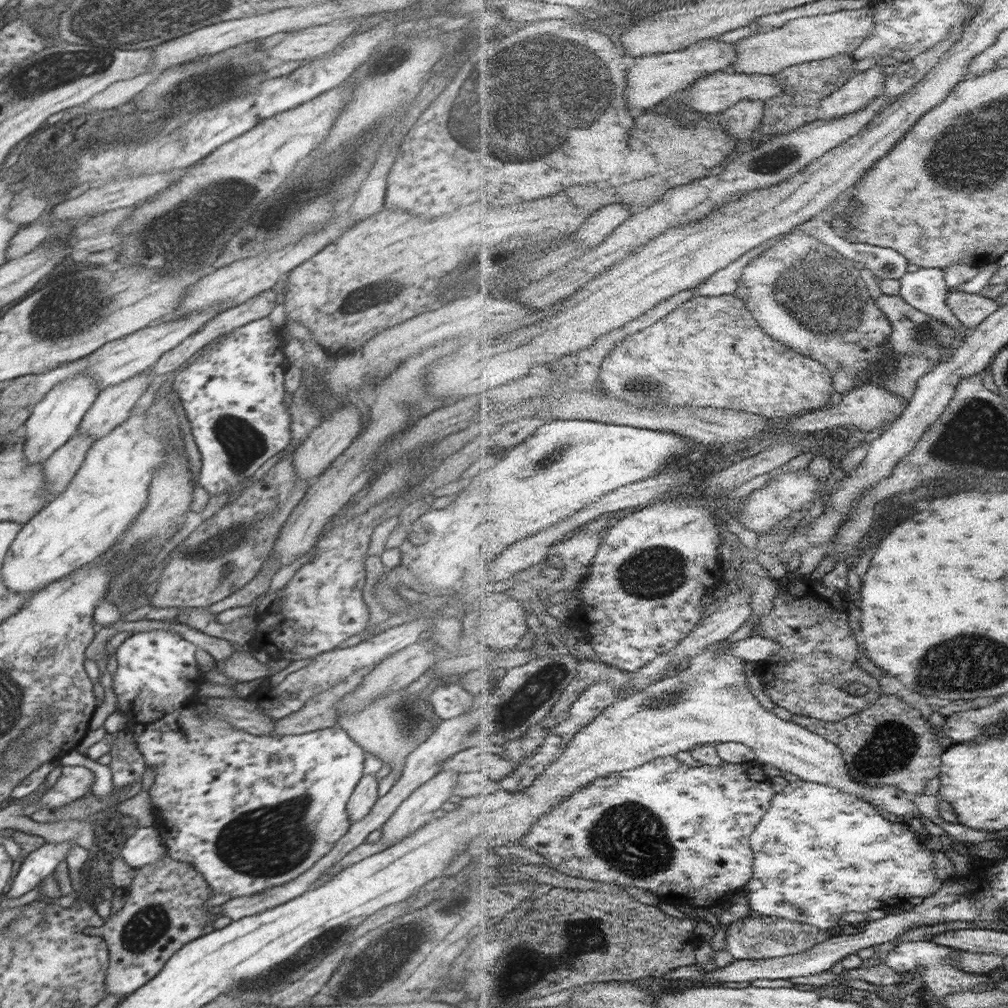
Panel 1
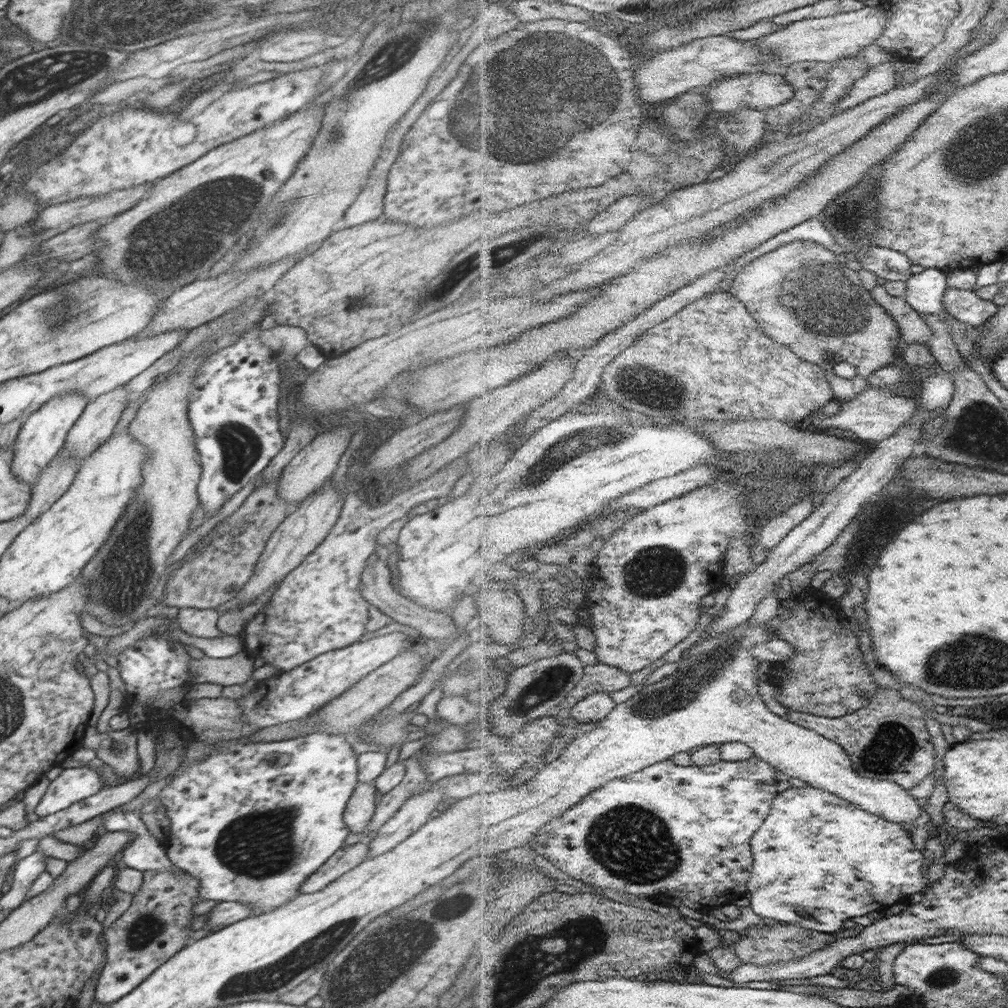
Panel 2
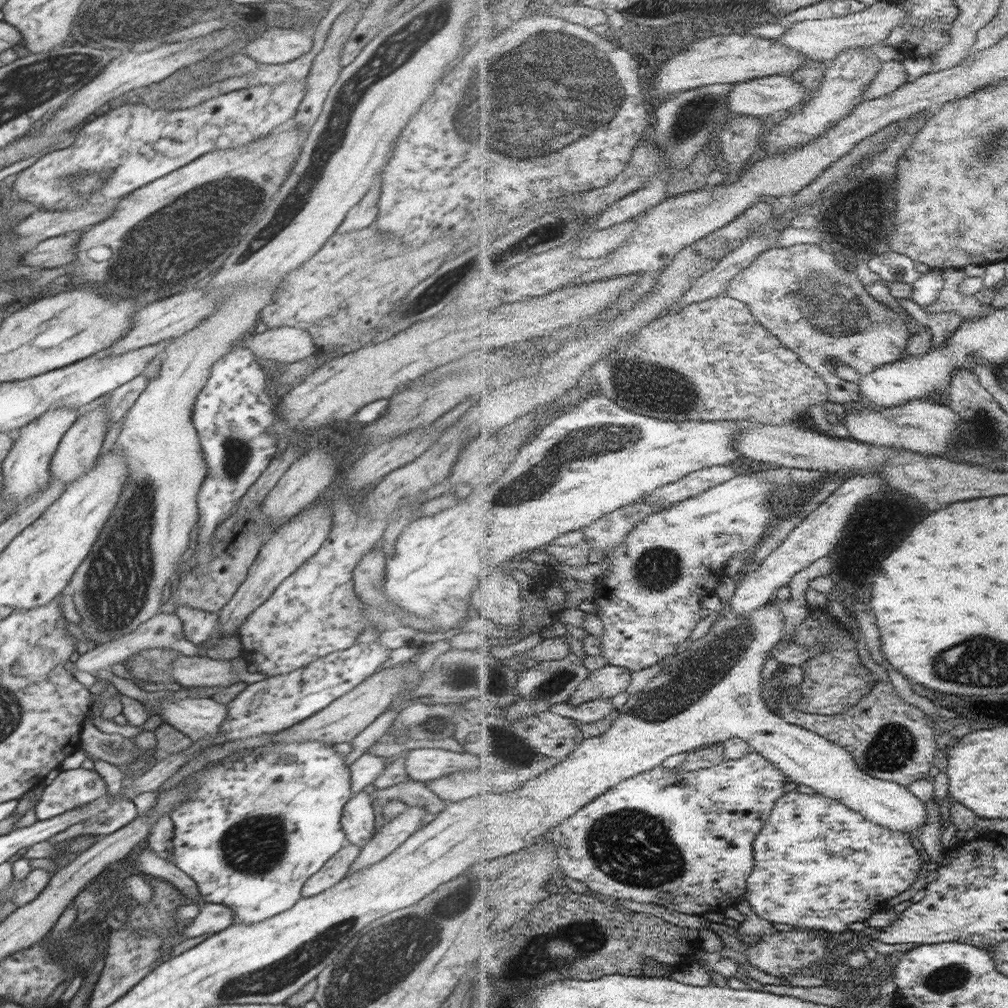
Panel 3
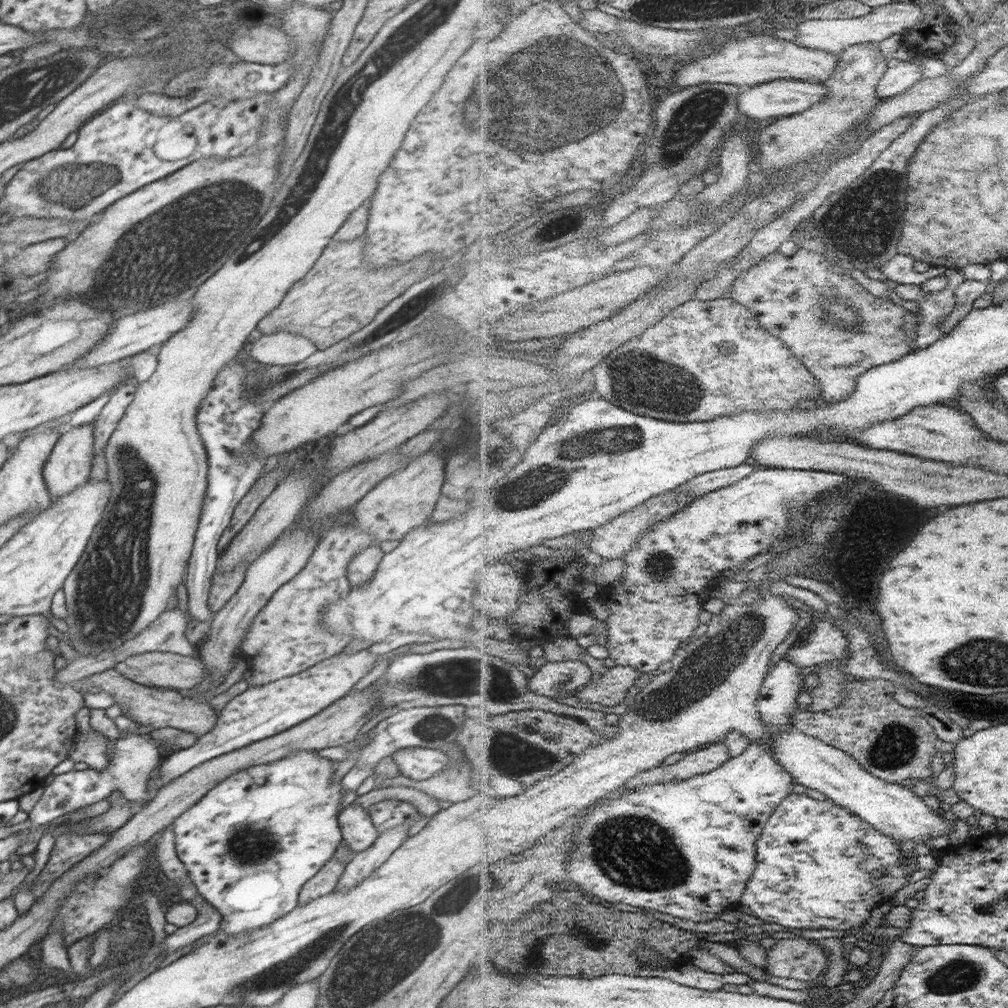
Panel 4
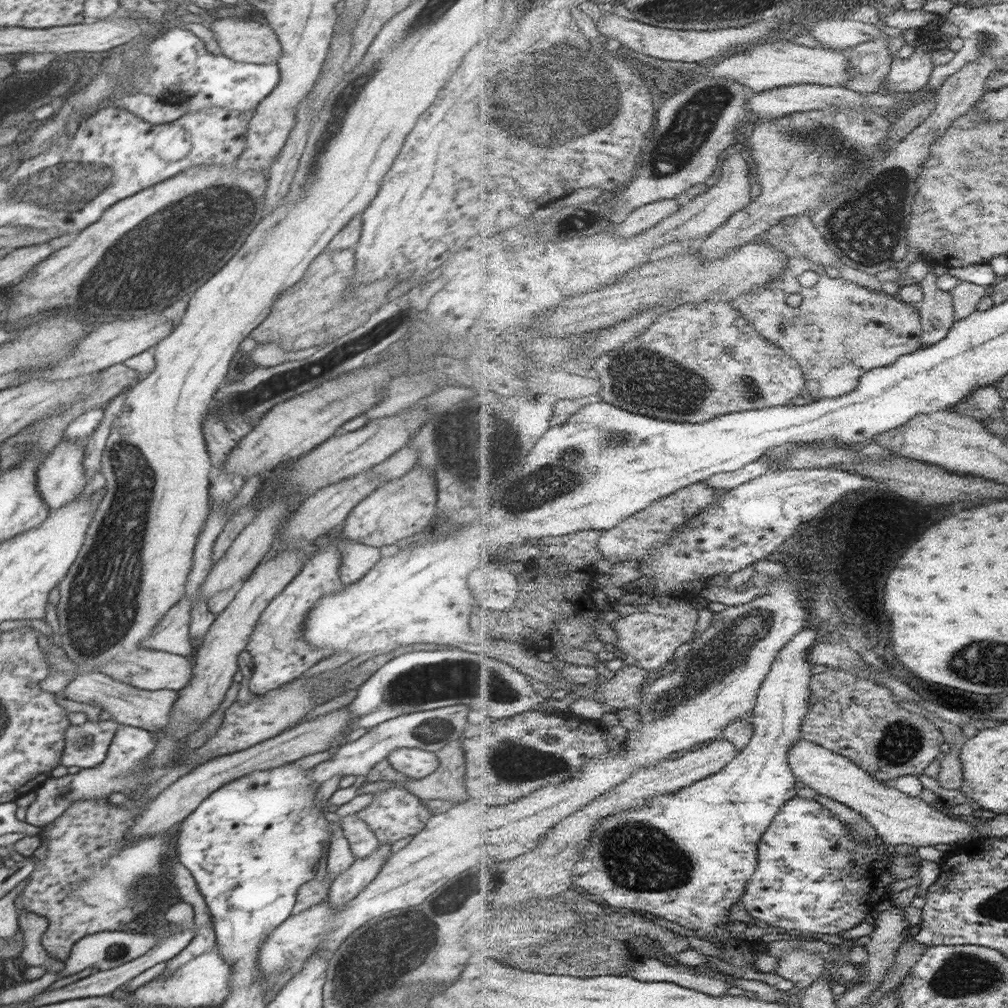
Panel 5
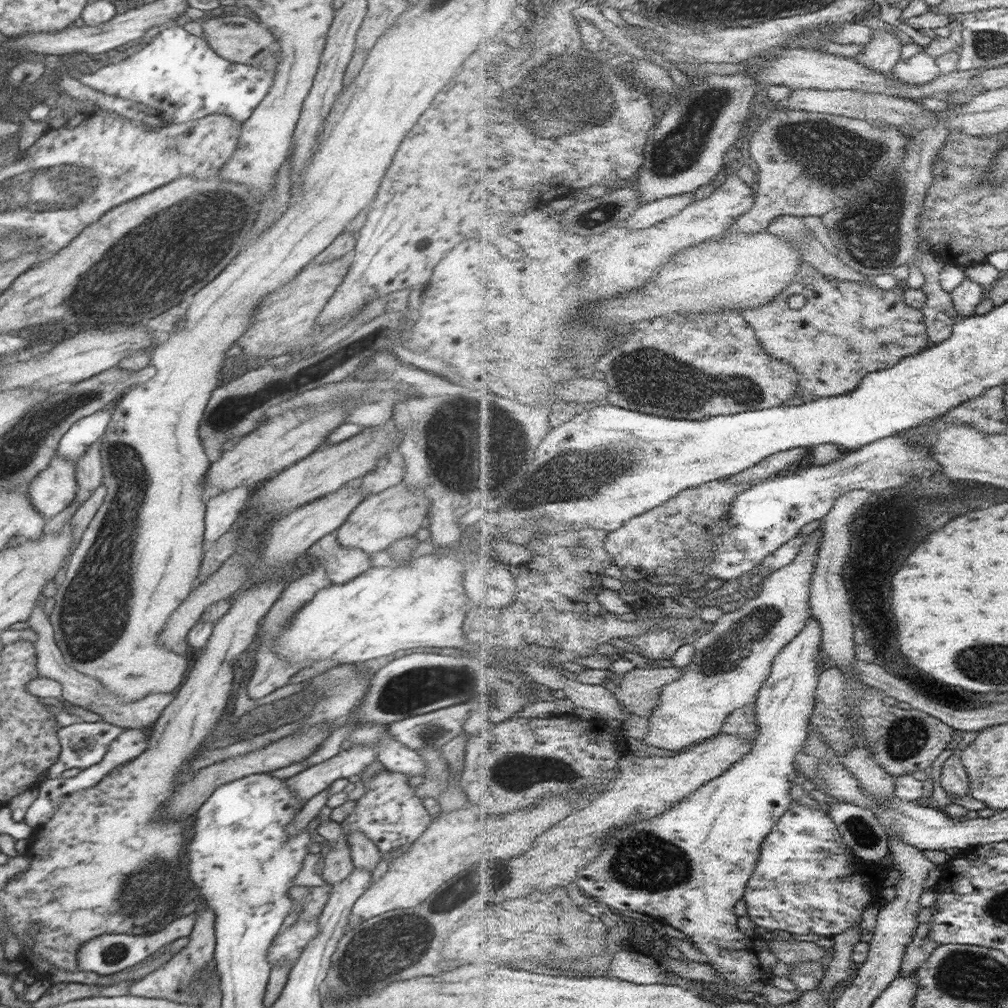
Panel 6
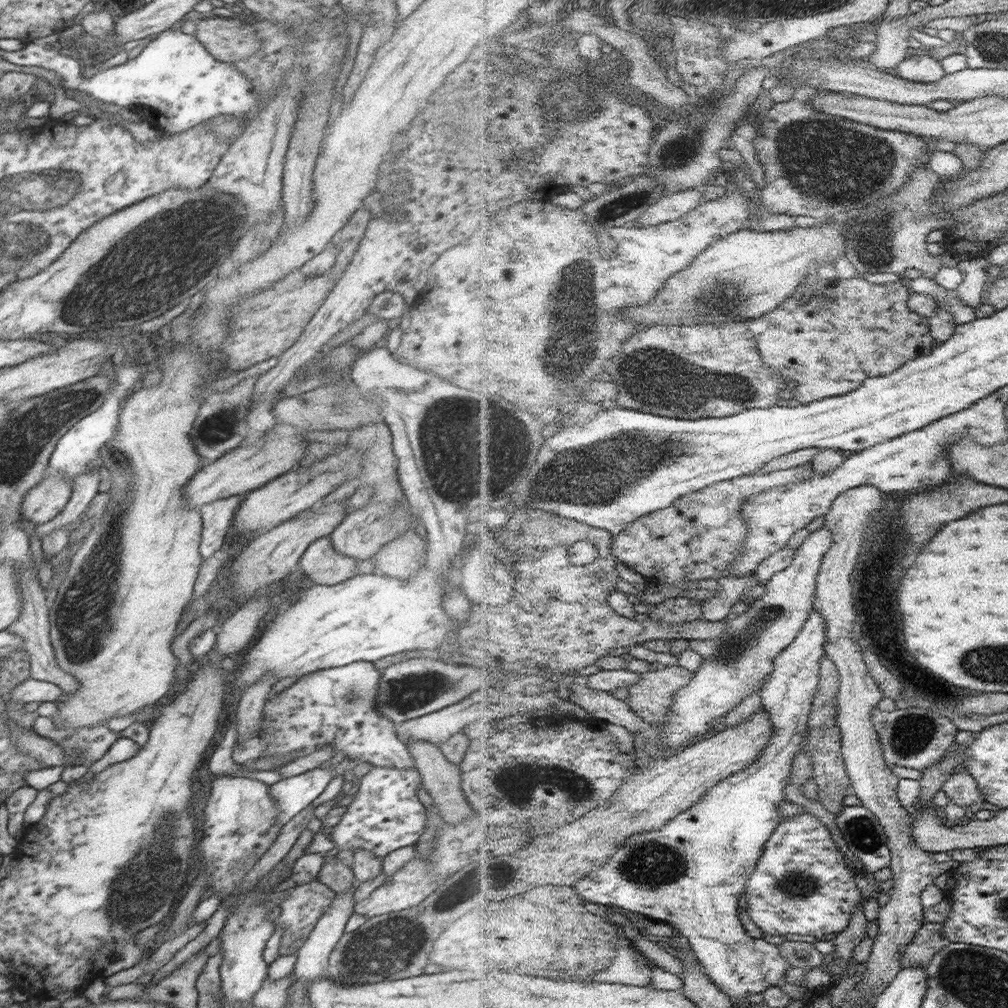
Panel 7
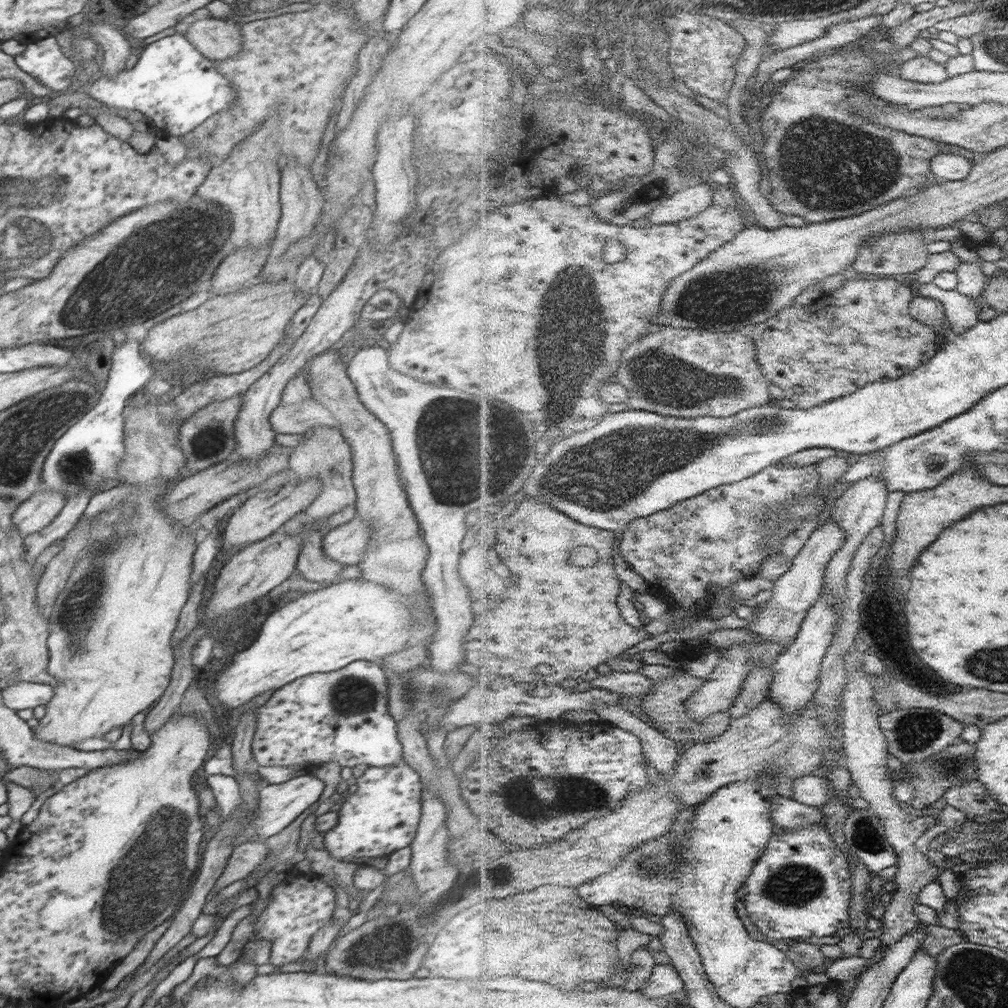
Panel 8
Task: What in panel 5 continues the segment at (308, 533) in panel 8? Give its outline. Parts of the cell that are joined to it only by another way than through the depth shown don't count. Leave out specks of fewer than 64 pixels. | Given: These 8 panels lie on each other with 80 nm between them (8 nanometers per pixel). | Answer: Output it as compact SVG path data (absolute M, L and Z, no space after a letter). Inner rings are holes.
M329 539L342 553L342 562L338 568L338 575L344 585L356 582L373 568L380 560L380 549L362 543L338 542L338 539Z

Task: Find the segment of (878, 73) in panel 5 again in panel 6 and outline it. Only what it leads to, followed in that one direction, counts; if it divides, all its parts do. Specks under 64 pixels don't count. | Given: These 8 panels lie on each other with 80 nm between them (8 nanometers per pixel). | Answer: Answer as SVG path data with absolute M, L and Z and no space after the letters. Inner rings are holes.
M876 29L872 43L858 54L858 62L878 73L890 74L902 60L904 42L894 30Z

